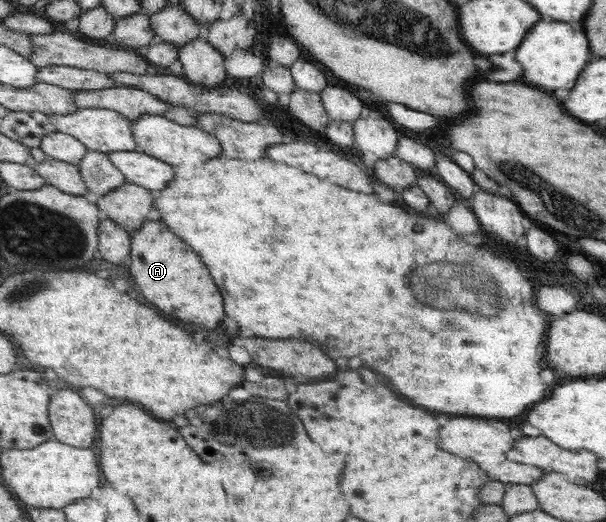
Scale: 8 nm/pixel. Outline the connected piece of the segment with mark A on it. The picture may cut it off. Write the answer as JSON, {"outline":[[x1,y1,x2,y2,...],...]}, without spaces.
{"outline":[[146,219,132,235,130,277,146,301,156,305,164,315,190,323,196,329,216,329,224,317,222,295,200,257,158,220]]}

